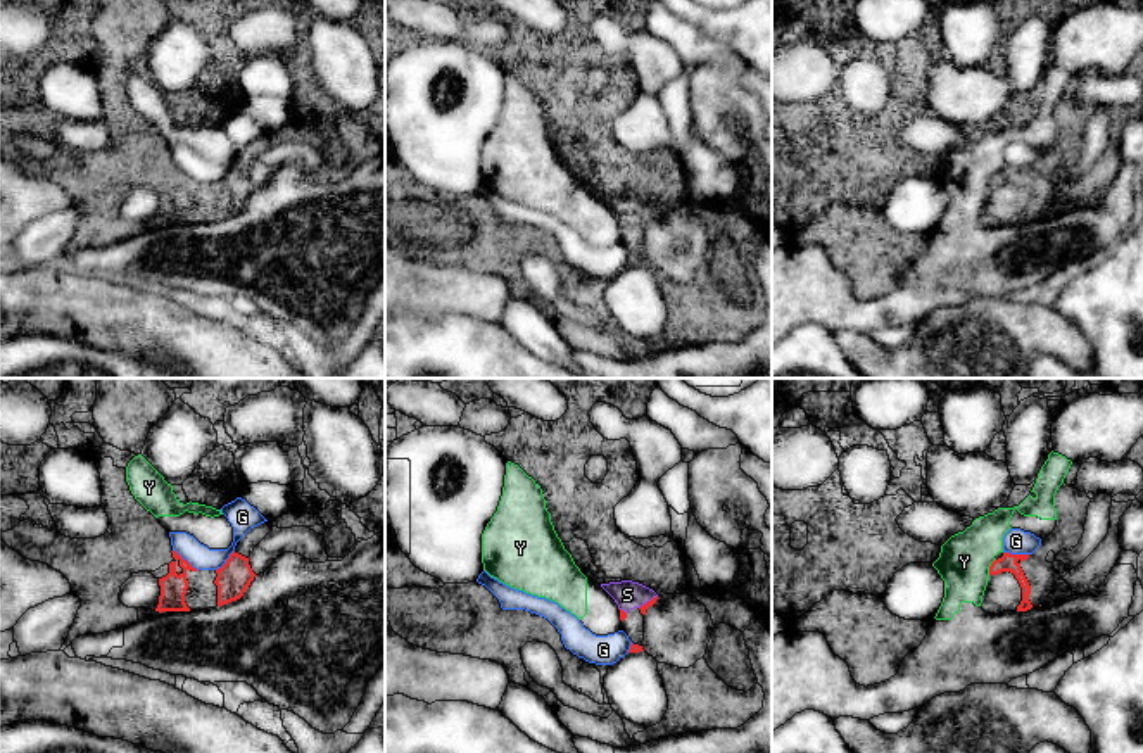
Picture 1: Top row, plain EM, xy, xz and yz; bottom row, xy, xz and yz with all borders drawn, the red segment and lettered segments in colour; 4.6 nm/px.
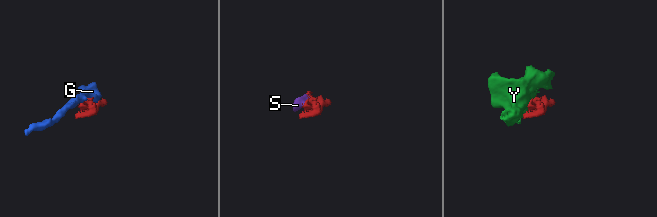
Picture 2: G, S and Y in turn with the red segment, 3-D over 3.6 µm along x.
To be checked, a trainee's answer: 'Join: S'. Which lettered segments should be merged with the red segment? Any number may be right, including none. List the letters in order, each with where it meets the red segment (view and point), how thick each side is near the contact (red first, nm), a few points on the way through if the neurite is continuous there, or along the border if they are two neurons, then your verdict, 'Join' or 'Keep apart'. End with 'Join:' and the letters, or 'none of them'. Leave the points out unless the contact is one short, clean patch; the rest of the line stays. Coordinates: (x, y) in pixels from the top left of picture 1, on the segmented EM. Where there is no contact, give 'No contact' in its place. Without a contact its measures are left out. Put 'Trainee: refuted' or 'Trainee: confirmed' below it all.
G: Touches red at yz (1016, 555). Thickness 80 nm (red) against 120 nm. Keep apart
S: Touches red at xz (648, 601). Thickness 40 nm (red) against 140 nm. Join
Y: Touches red at yz (990, 567). Thickness 80 nm (red) against 240 nm. Boundary: yz (995, 558), (988, 574). Keep apart
Join: S
Trainee: confirmed

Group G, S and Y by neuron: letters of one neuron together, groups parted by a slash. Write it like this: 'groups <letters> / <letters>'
groups G Y / S

